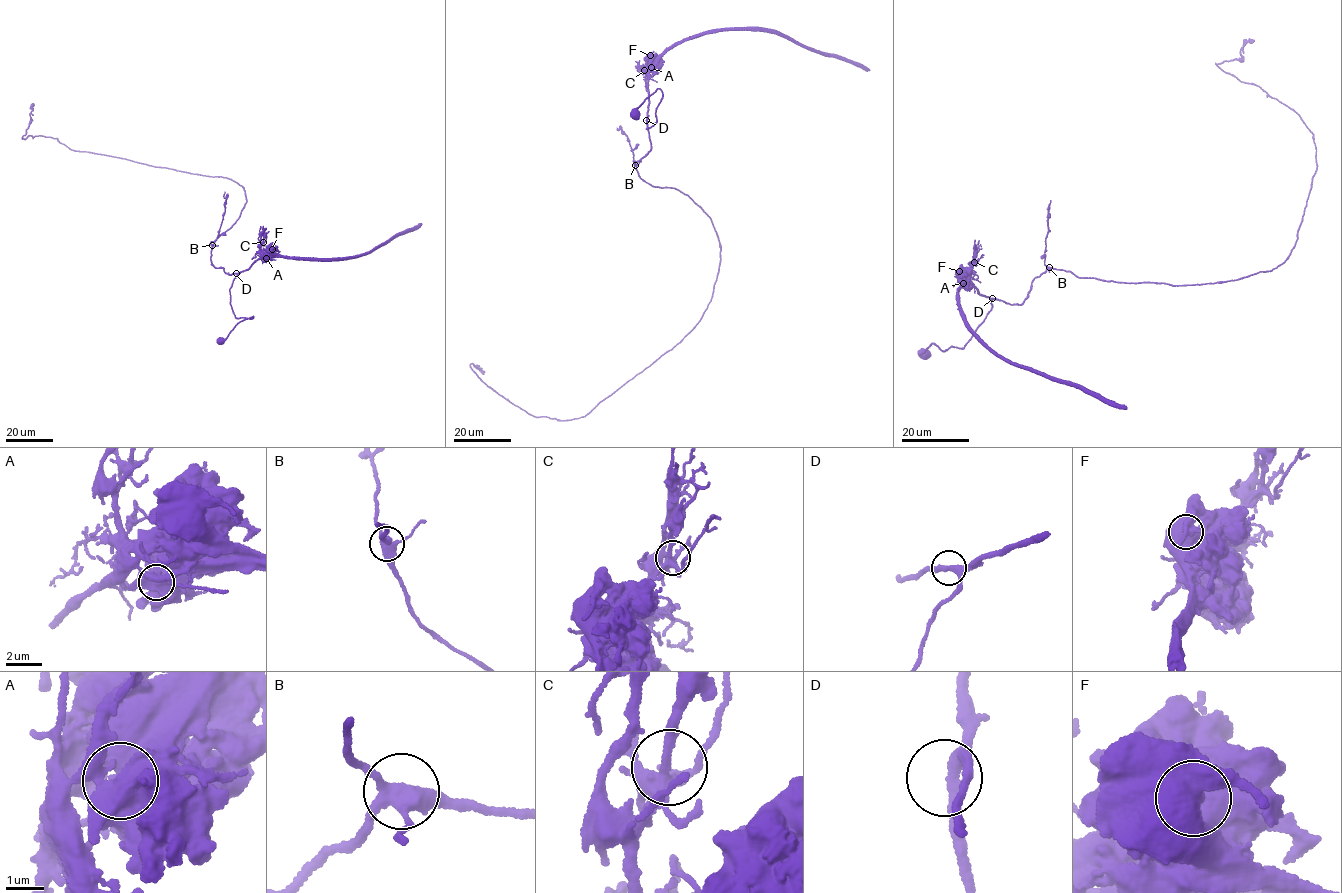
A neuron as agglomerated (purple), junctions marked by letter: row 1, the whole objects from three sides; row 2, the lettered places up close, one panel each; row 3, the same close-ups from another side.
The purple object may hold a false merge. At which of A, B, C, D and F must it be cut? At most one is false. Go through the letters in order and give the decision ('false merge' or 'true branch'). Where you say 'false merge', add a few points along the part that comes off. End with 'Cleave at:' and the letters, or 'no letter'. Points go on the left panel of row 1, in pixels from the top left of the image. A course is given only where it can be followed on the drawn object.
A: false merge; foreign part runs (266, 258), (229, 275), (212, 264), (209, 243), (246, 200), (236, 182), (25, 139), (32, 103)
B: true branch
C: true branch
D: true branch
F: true branch
Cleave at: A

